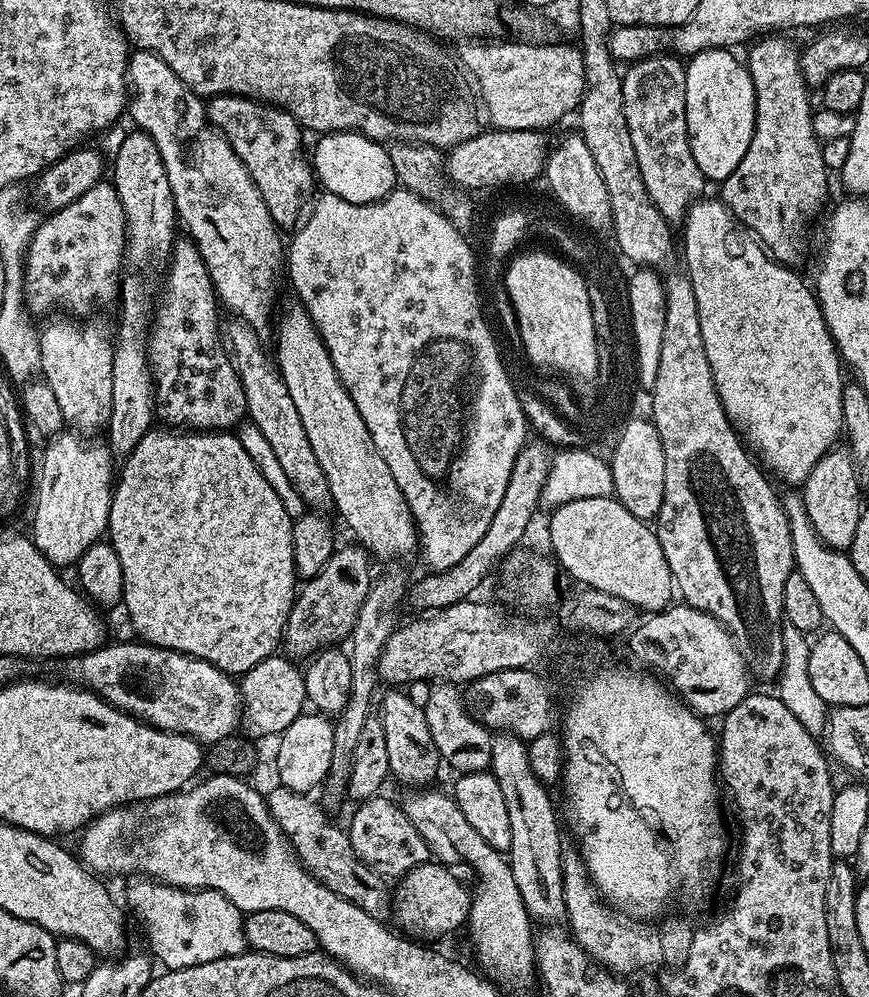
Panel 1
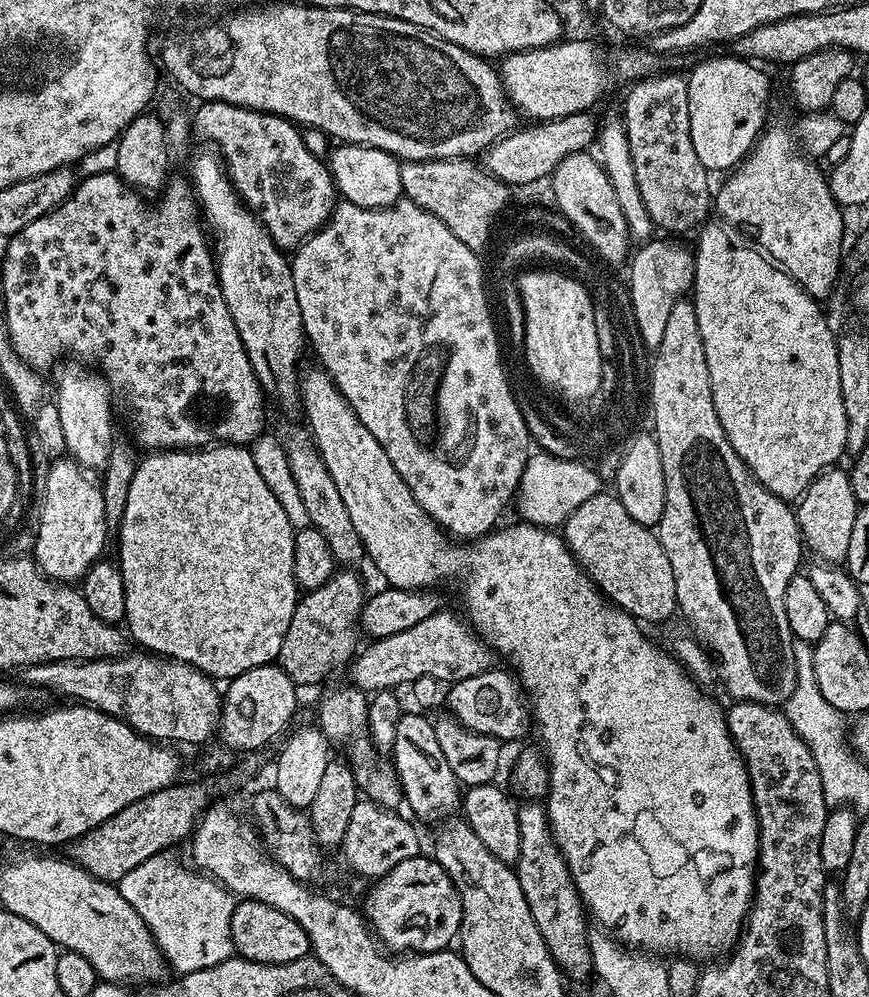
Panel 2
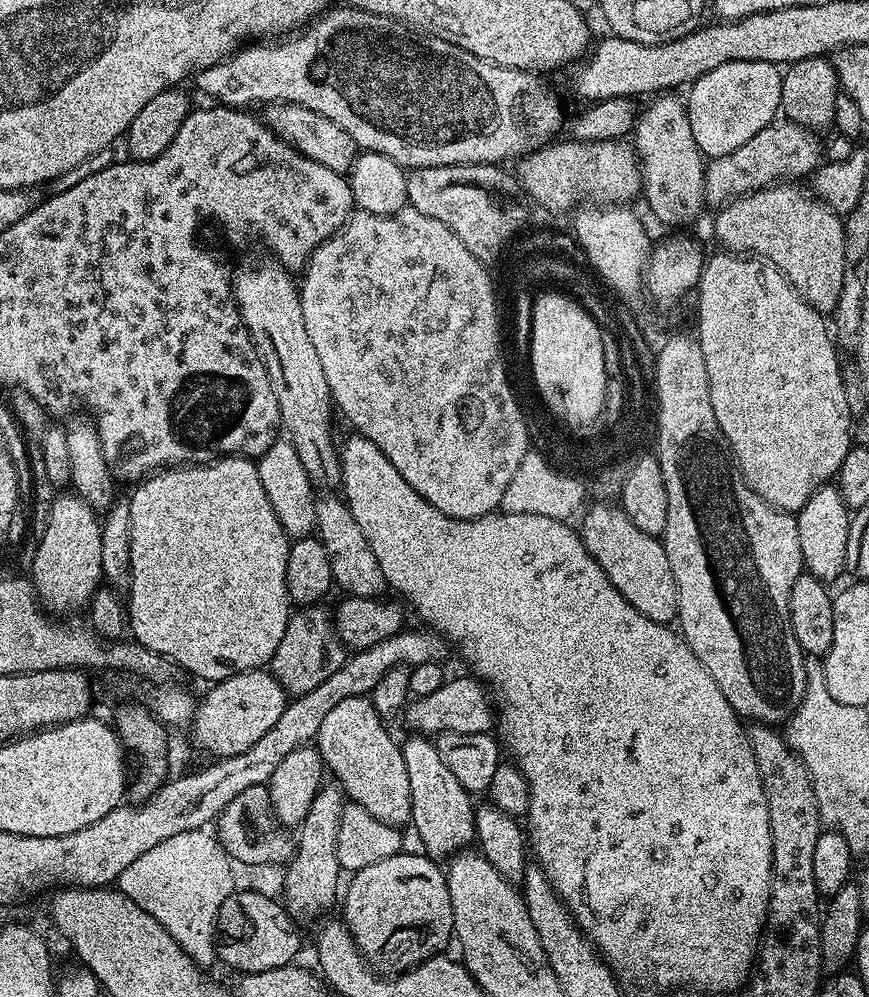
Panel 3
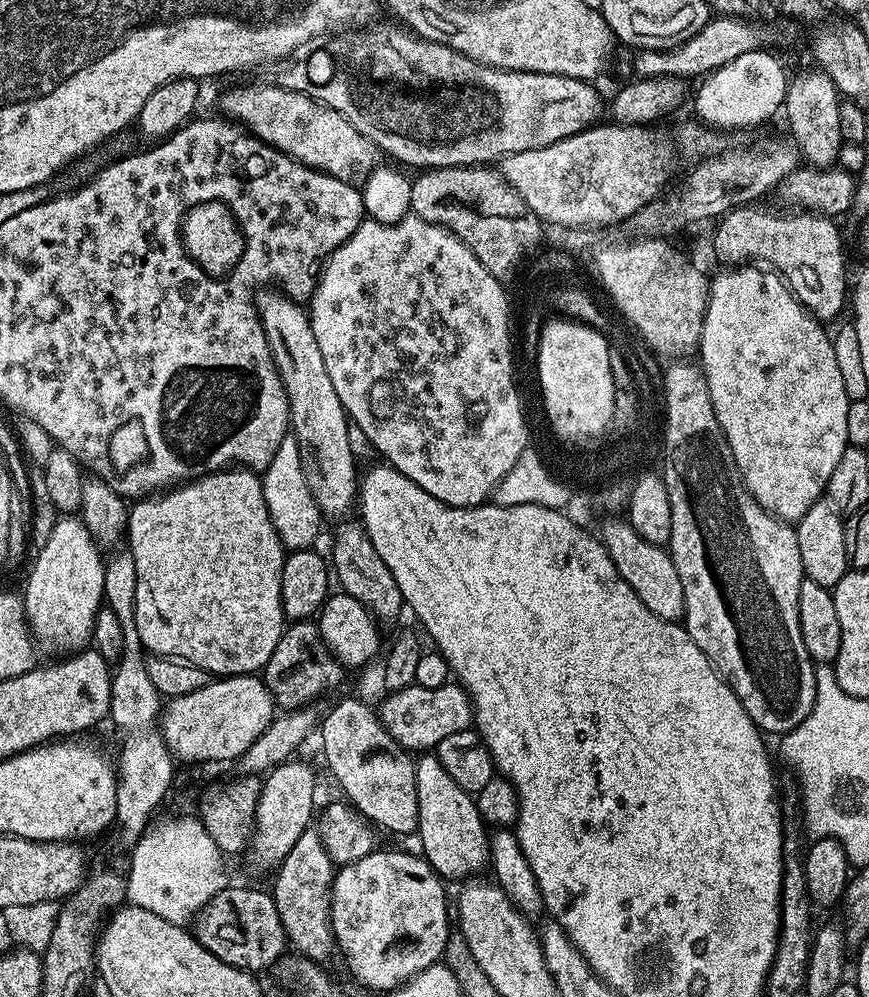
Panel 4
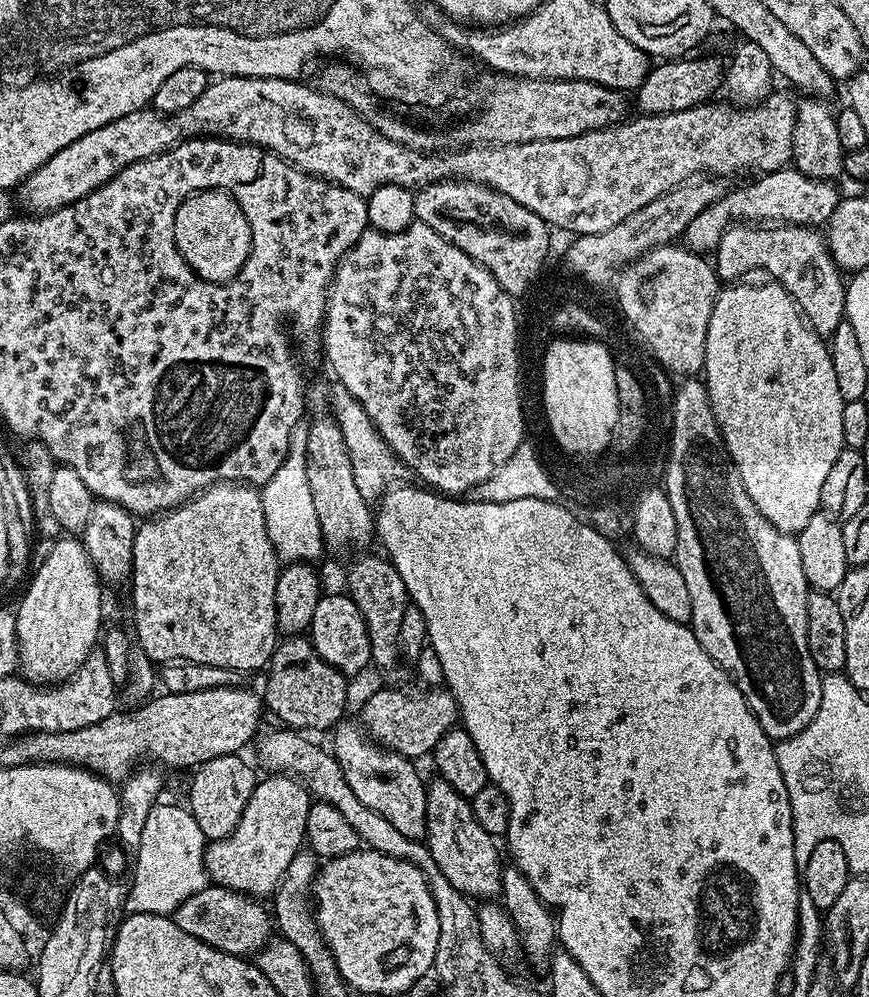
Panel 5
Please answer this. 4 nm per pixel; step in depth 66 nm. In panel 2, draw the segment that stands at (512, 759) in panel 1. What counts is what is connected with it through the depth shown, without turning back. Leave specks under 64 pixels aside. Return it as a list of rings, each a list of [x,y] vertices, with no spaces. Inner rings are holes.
[[[540,802],[521,803],[517,818],[521,841],[514,867],[522,894],[526,894],[526,906],[530,906],[530,918],[534,918],[534,926],[538,926],[538,934],[542,934],[542,942],[546,942],[557,968],[576,980],[591,977],[592,955],[588,945],[590,920],[580,895],[572,885],[572,875],[568,873],[564,855],[552,837],[545,805]]]

